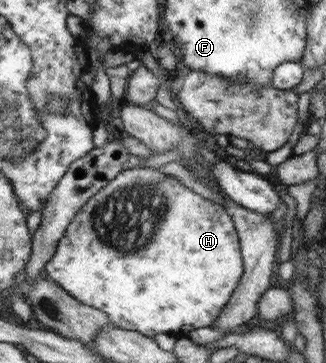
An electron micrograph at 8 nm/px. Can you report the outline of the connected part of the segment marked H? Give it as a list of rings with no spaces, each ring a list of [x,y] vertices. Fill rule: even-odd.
[[[135,168],[123,170],[113,181],[110,181],[106,187],[103,187],[87,201],[87,205],[79,210],[75,215],[73,223],[67,229],[67,235],[64,235],[58,243],[58,249],[55,256],[47,263],[46,271],[49,278],[56,281],[65,291],[76,296],[79,301],[87,305],[106,311],[111,318],[111,322],[119,328],[130,331],[139,331],[148,337],[153,335],[170,334],[177,339],[187,337],[187,333],[194,329],[209,327],[215,324],[215,319],[226,309],[235,290],[238,289],[239,282],[243,277],[243,257],[241,257],[241,239],[238,229],[234,225],[234,220],[226,207],[221,207],[197,195],[189,187],[185,187],[176,177],[171,177],[168,173],[163,173],[160,168]]]

